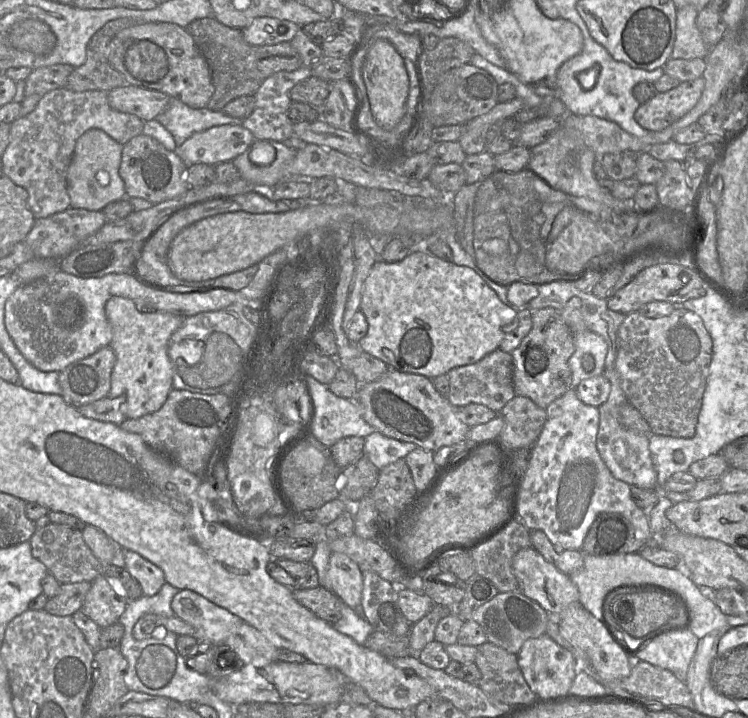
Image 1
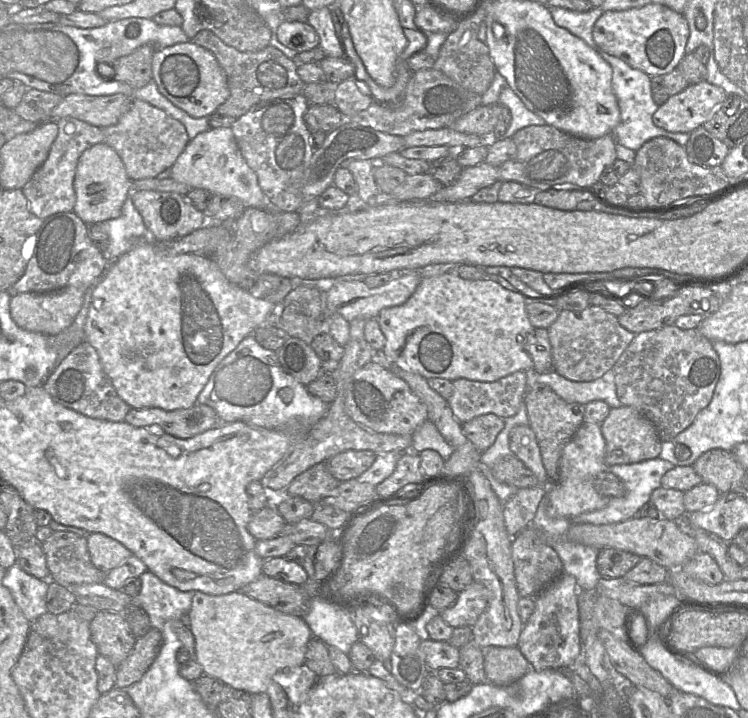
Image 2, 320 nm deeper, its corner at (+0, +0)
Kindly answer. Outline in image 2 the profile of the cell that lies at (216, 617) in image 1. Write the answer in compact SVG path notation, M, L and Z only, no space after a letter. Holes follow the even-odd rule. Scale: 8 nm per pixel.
M196 591L189 619L189 628L195 638L194 658L202 666L204 674L250 694L266 693L272 676L279 670L303 665L307 645L313 638L303 618L280 612L240 591L224 595Z

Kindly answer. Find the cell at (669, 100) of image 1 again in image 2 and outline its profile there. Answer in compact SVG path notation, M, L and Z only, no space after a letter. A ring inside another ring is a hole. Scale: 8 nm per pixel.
M706 80L669 96L652 115L654 125L669 132L690 133L703 126L725 101L726 92Z

